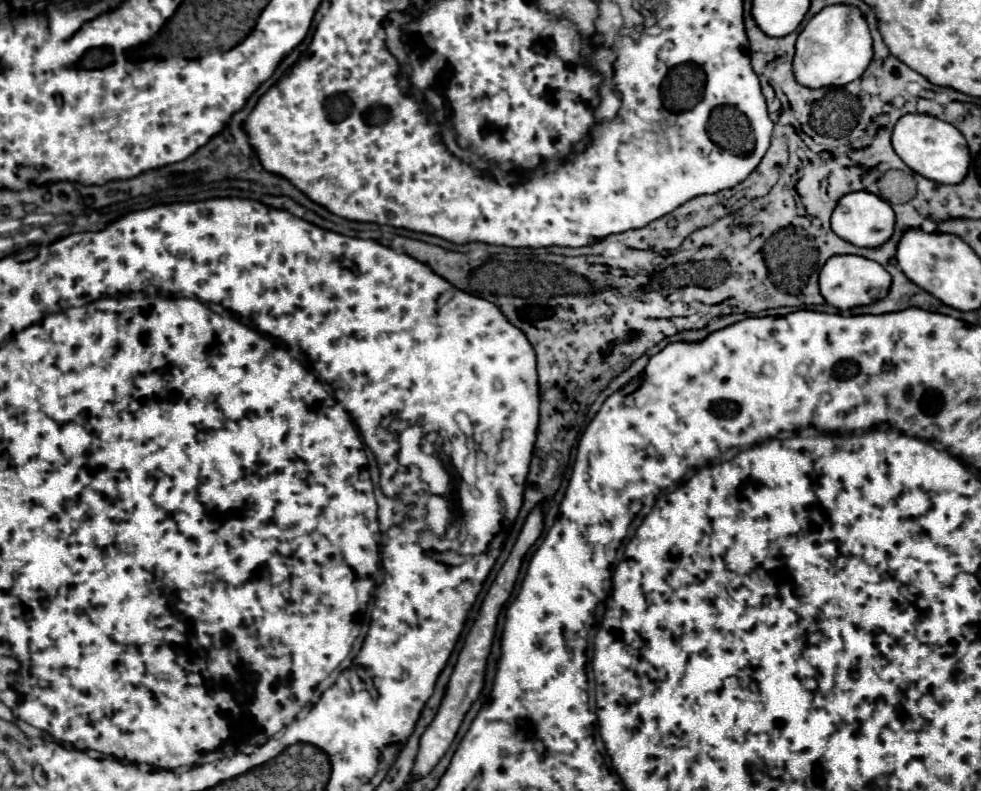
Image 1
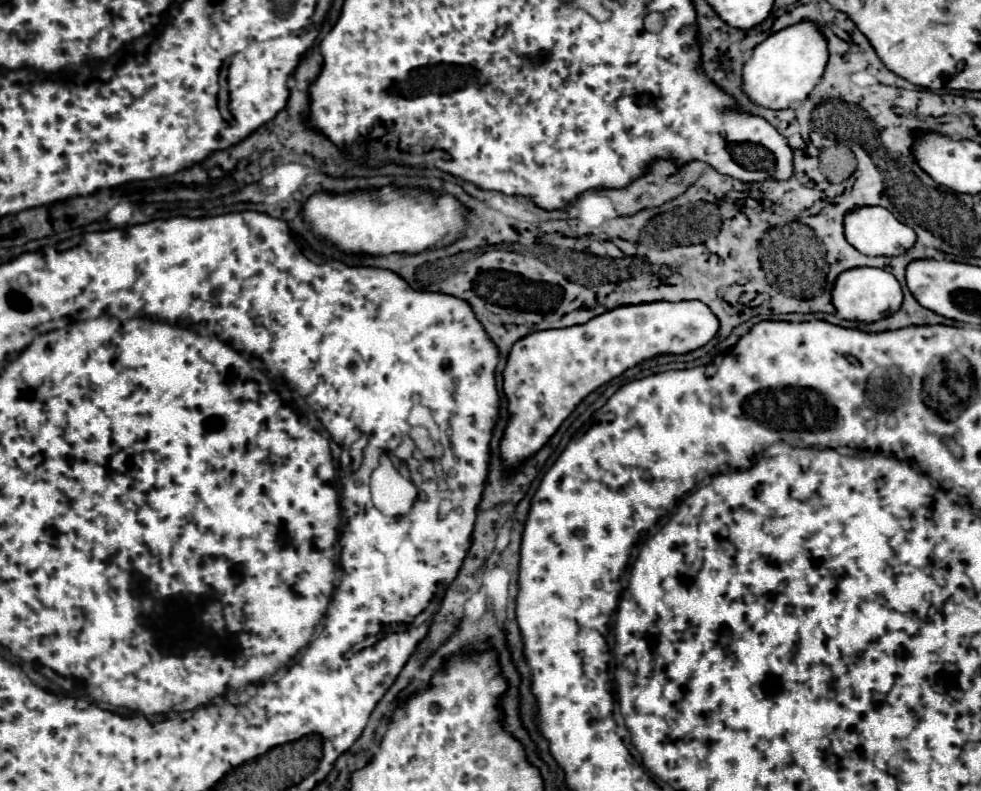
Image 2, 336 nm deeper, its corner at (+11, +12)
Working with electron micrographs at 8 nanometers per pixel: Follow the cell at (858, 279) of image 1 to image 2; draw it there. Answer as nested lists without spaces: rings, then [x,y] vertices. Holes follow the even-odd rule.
[[[853,268],[851,272],[843,272],[833,288],[833,306],[837,314],[851,322],[877,322],[881,318],[891,316],[903,304],[903,290],[901,284],[889,272],[881,268]]]

